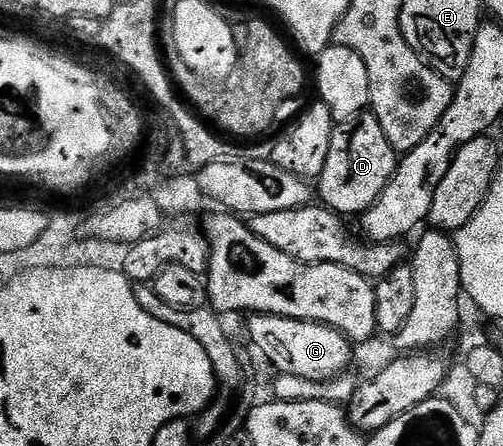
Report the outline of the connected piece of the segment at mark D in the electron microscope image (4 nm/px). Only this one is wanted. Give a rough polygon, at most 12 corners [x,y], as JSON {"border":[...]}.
{"border":[[373,113],[336,126],[322,206],[362,216],[395,172]]}

